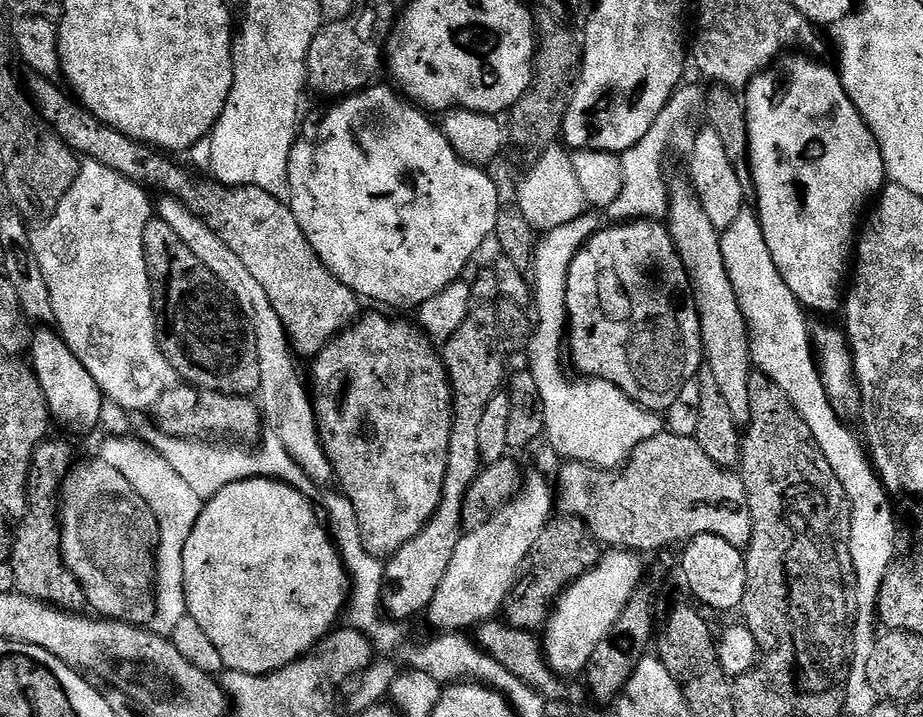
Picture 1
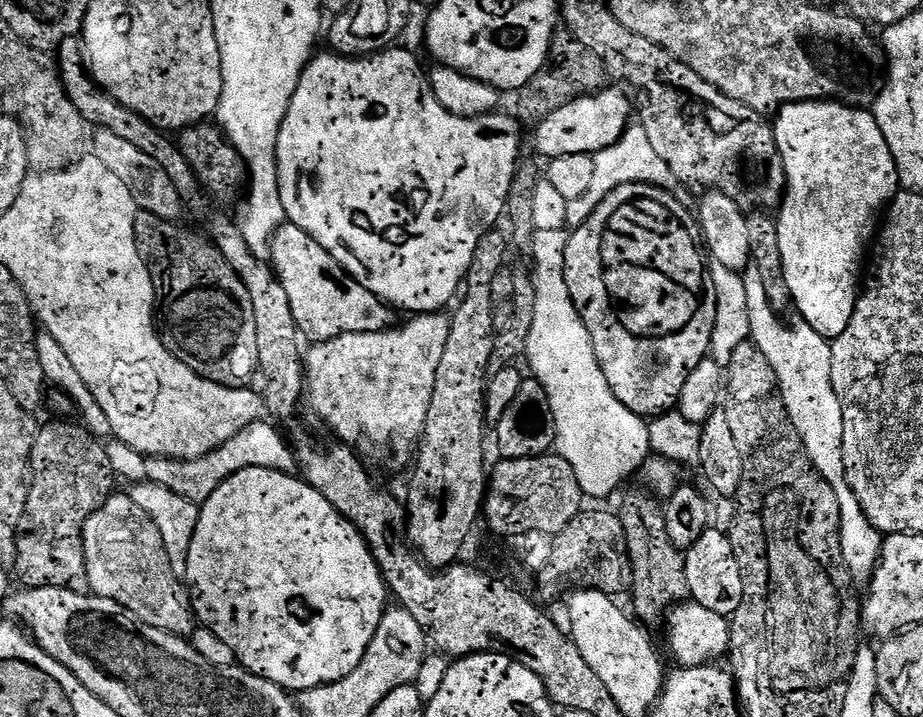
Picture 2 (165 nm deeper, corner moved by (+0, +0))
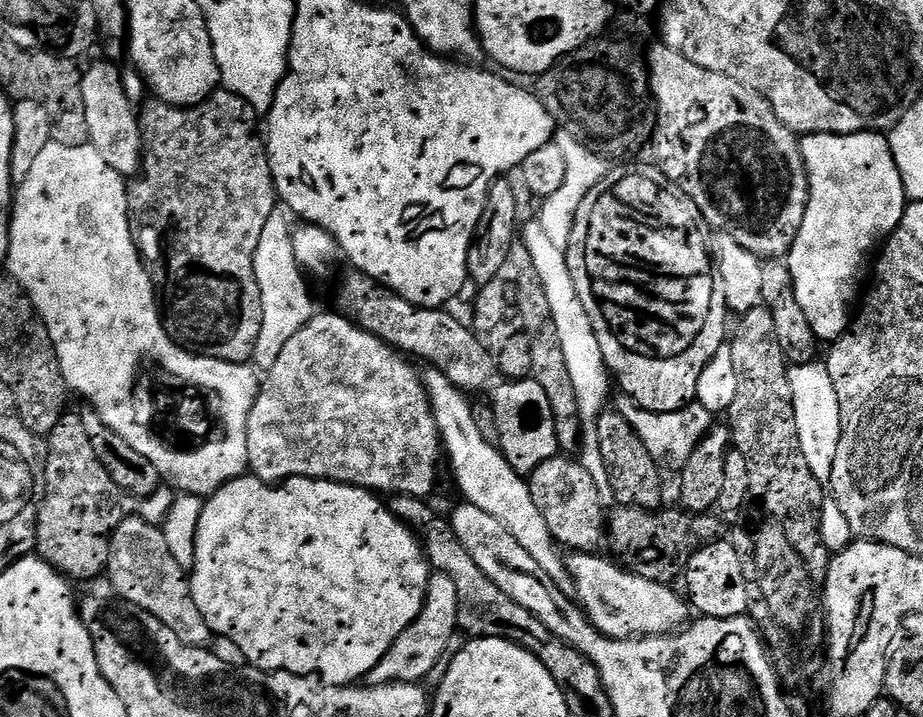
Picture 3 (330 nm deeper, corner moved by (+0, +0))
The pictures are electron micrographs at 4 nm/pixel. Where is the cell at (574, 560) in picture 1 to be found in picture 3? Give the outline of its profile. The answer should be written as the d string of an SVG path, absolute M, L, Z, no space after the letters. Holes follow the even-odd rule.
M631 506L613 507L606 520L606 544L612 547L611 555L629 572L653 580L655 584L671 585L676 582L672 580L679 581L683 577L693 554L705 544L716 543L722 532L719 515L666 508L652 511Z

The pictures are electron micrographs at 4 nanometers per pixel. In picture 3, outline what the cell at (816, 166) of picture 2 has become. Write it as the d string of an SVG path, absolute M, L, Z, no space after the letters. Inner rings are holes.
M883 132L814 134L800 140L800 149L808 171L808 205L806 218L802 218L802 230L798 230L798 238L787 254L786 263L790 278L794 278L798 302L806 318L810 318L810 326L814 326L817 341L835 342L850 327L848 311L860 288L860 271L868 255L872 251L875 253L891 236L898 222L902 222L906 207L902 174L898 162L894 162L888 136Z

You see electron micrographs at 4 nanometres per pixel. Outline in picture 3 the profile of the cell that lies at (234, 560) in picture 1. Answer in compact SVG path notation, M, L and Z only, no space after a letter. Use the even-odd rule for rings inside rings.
M245 474L239 476L237 480L226 482L217 492L204 500L204 509L202 510L202 518L198 518L198 534L196 535L196 549L194 550L194 566L190 570L190 583L192 585L192 597L194 598L194 606L198 606L198 614L202 614L202 618L206 618L206 626L216 636L222 638L230 638L230 642L242 649L242 654L246 654L248 664L253 668L257 668L260 672L289 672L295 676L317 676L323 680L325 684L338 684L341 686L352 686L357 682L363 681L370 670L374 670L374 666L378 666L378 662L382 662L382 654L386 654L386 650L390 650L390 646L394 646L398 634L402 634L402 630L406 630L406 626L410 626L410 622L414 622L414 618L418 618L418 614L424 605L424 599L428 593L428 578L430 575L430 565L428 558L424 554L423 547L418 539L417 533L413 532L407 524L393 514L387 506L387 503L379 495L373 494L366 488L356 488L352 484L335 484L332 480L311 480L305 476L295 476L283 482L269 482L260 480L257 476Z

